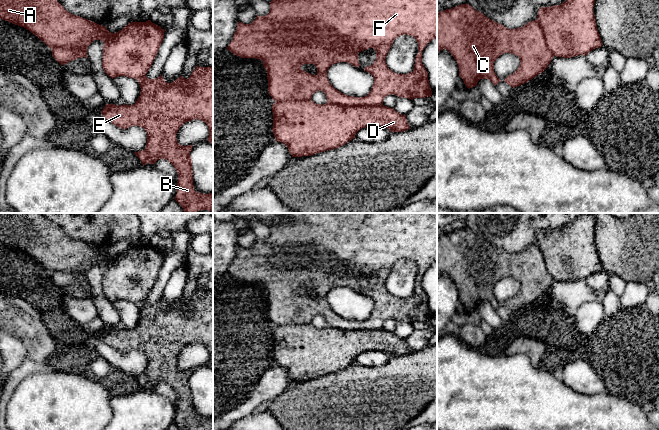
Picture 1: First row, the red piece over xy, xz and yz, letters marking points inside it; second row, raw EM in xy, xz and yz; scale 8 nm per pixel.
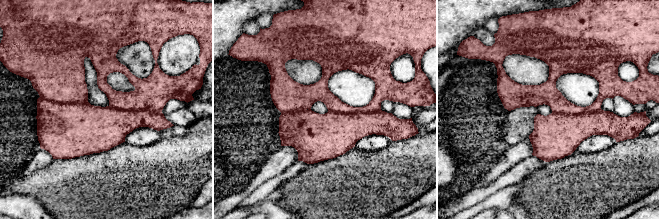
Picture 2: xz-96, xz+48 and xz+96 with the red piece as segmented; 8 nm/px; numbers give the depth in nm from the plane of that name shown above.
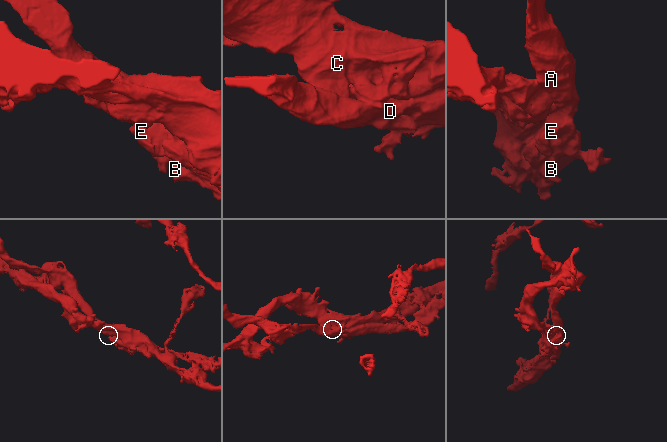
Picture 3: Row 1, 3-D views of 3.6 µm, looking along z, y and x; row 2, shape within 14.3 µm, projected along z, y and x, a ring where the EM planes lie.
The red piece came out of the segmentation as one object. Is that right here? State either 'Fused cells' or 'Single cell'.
Fused cells

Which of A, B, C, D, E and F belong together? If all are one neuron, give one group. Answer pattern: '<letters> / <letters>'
A B D E / C F

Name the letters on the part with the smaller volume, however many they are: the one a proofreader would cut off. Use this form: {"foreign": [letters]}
{"foreign": ["A", "B", "D", "E"]}

